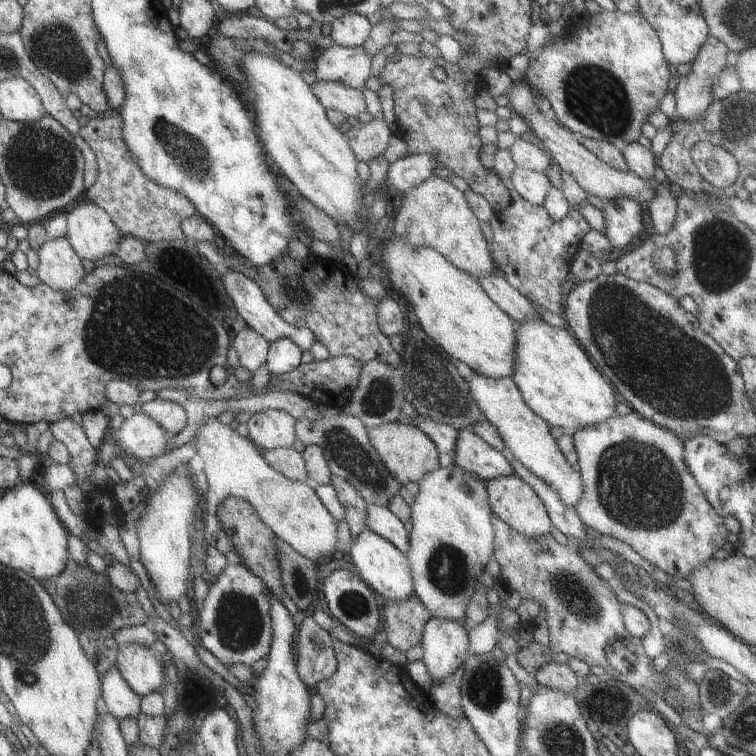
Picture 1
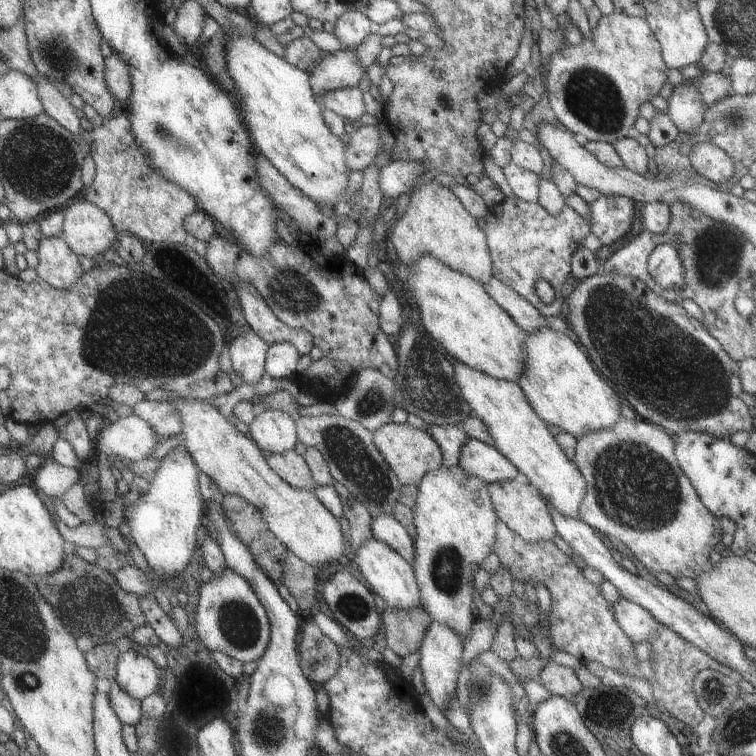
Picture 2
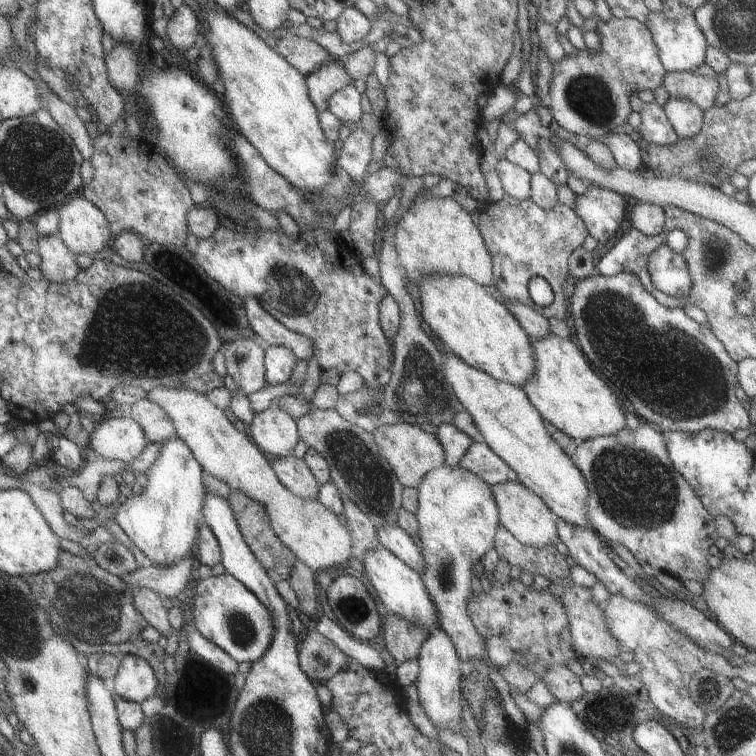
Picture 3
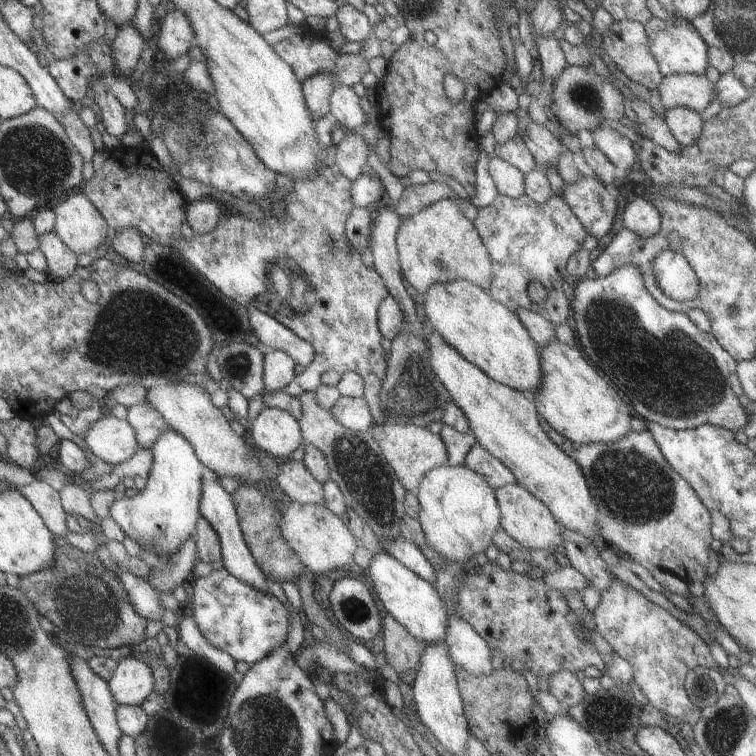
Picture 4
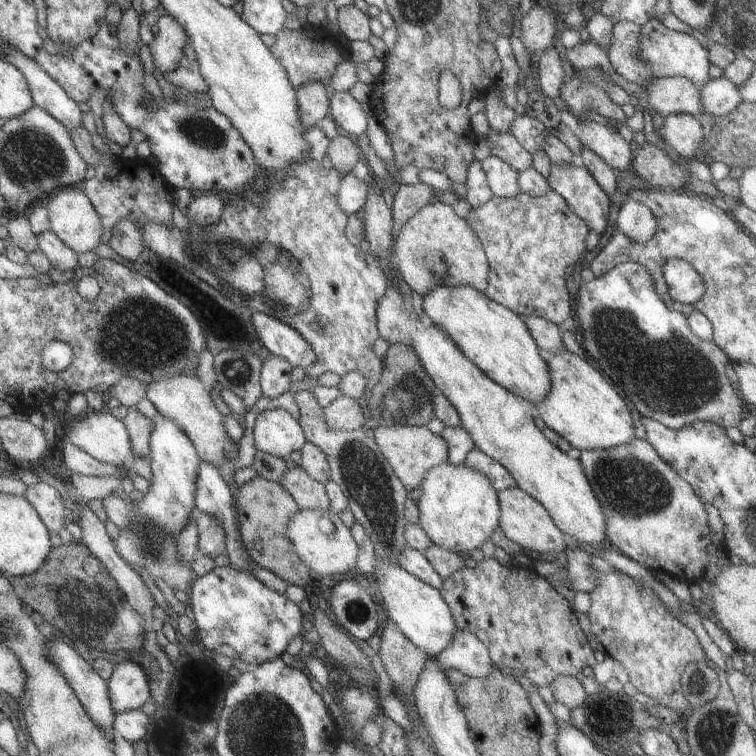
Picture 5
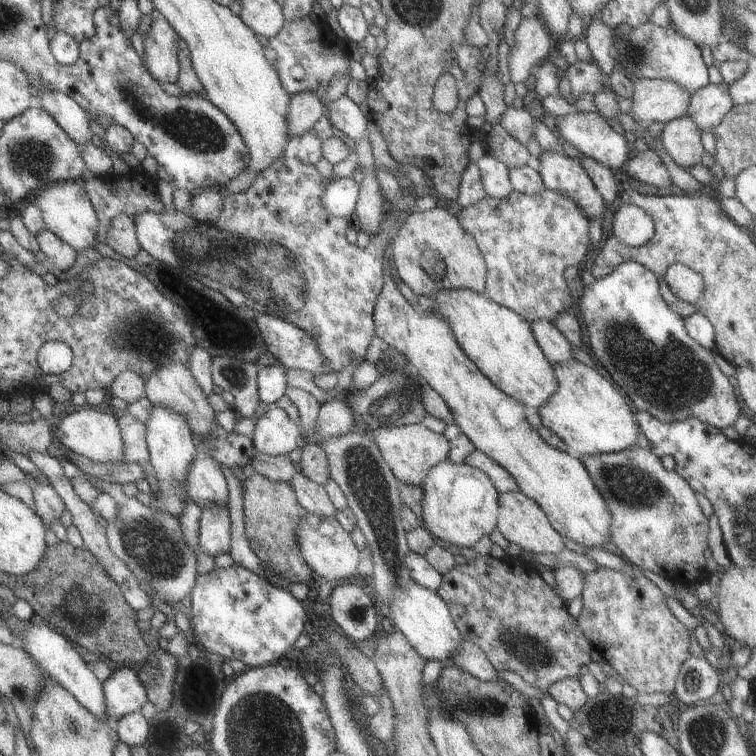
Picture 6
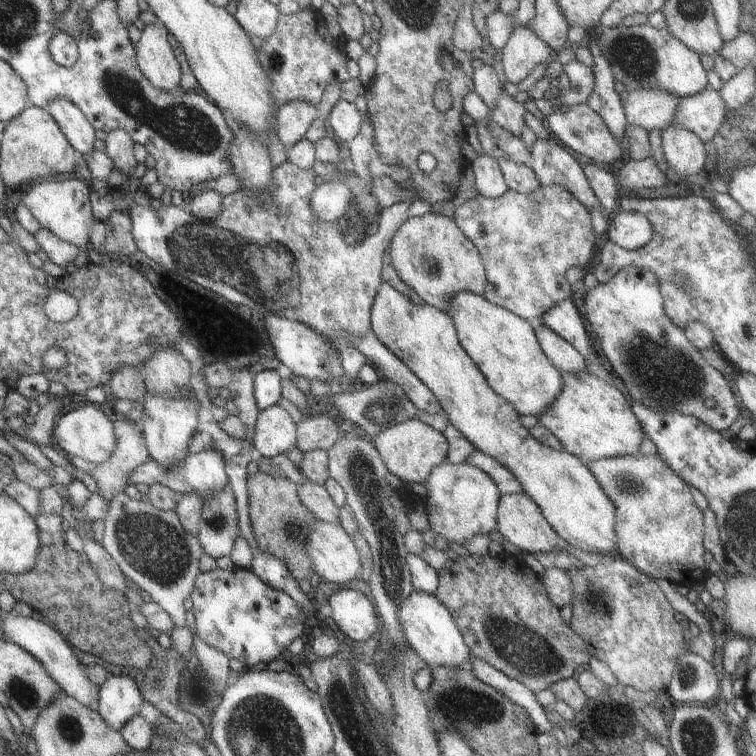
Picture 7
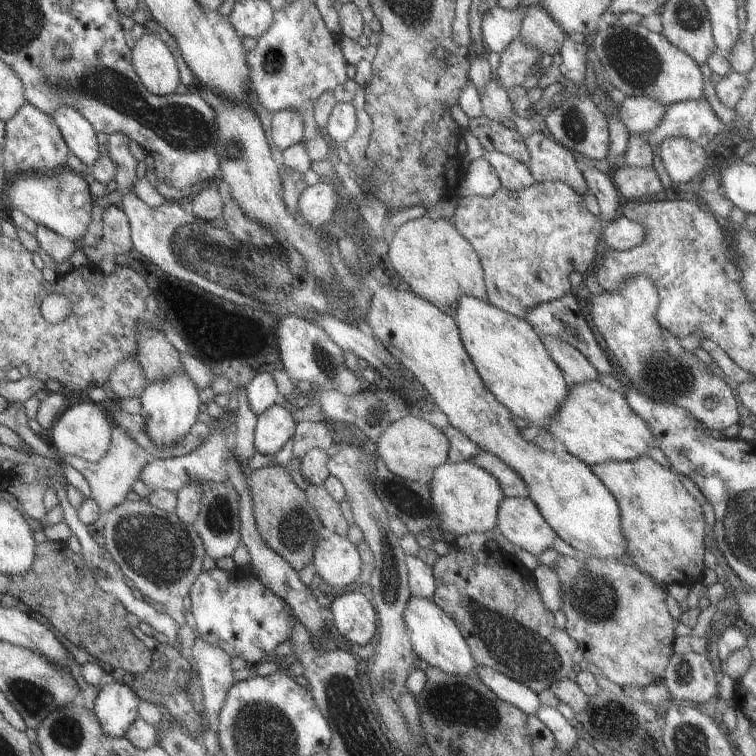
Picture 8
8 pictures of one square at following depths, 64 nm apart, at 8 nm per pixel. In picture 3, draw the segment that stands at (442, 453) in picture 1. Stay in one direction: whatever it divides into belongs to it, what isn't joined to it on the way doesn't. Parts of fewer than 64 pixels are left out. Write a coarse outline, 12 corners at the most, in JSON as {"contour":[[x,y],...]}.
{"contour":[[452,423],[438,425],[445,465],[459,464],[474,442]]}

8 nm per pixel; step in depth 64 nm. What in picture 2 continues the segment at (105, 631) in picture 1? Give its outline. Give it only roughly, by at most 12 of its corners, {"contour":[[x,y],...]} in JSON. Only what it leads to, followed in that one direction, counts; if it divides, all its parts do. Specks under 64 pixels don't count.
{"contour":[[69,550],[32,578],[80,642],[101,645],[147,623],[139,595]]}

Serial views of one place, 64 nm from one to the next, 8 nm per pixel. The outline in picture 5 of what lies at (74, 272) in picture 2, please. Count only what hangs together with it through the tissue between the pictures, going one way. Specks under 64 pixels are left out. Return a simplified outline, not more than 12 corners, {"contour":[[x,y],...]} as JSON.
{"contour":[[50,229],[37,236],[39,249],[62,272],[79,266],[78,253]]}

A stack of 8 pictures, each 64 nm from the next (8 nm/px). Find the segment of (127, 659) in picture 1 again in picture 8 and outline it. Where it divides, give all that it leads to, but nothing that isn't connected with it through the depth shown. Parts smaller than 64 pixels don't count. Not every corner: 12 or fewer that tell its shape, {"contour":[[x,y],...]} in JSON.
{"contour":[[107,678],[92,711],[108,736],[140,716],[130,685]]}

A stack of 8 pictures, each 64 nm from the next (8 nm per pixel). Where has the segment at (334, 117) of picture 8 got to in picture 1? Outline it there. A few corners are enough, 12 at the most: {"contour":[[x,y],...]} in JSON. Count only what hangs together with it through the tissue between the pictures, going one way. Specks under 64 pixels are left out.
{"contour":[[316,81],[312,92],[325,109],[355,116],[366,111],[363,91]]}

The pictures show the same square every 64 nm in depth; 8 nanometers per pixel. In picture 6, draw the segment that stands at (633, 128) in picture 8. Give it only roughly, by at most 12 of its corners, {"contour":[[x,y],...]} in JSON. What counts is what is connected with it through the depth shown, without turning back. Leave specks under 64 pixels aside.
{"contour":[[674,81],[633,83],[632,112],[642,126],[687,114],[692,91]]}

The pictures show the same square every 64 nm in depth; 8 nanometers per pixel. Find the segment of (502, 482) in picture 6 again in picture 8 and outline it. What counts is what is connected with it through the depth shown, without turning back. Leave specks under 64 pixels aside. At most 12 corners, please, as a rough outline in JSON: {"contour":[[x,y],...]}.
{"contour":[[496,455],[471,461],[496,478],[505,497],[528,497],[522,477]]}

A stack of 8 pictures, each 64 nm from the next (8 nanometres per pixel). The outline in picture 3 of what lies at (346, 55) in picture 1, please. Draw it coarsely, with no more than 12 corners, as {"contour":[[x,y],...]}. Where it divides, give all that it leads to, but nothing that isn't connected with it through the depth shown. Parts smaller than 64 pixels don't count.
{"contour":[[337,58],[306,76],[310,100],[327,110],[334,91],[355,81]]}

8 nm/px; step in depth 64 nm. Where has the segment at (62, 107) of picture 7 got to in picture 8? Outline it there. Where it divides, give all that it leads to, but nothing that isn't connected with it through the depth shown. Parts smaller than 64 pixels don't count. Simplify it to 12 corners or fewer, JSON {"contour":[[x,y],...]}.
{"contour":[[68,105],[53,117],[70,152],[91,168],[97,132]]}

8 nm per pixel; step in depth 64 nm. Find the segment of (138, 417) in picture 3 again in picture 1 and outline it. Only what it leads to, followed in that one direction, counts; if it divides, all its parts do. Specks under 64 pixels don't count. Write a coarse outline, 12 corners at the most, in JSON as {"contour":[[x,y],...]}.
{"contour":[[169,399],[139,404],[171,435],[189,421],[184,407]]}

